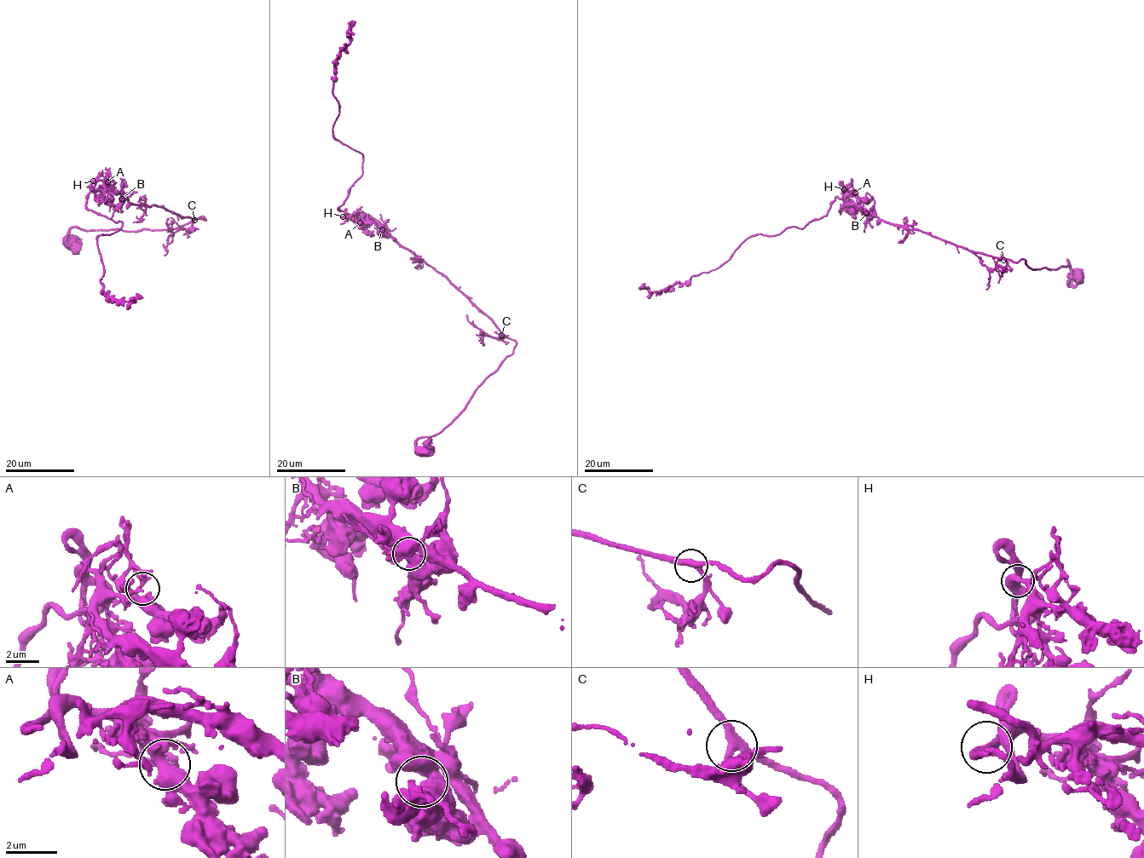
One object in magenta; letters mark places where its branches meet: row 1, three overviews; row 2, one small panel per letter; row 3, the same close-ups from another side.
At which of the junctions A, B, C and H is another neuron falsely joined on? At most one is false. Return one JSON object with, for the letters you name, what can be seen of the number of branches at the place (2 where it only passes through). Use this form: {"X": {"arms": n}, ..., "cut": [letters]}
{"cut": []}

